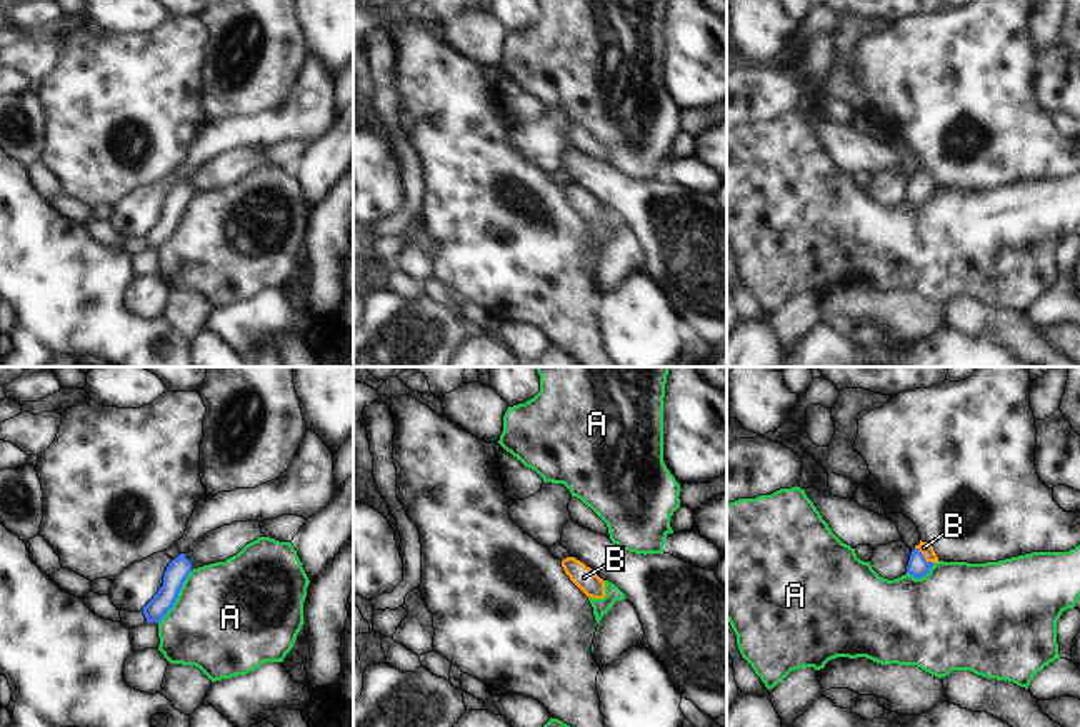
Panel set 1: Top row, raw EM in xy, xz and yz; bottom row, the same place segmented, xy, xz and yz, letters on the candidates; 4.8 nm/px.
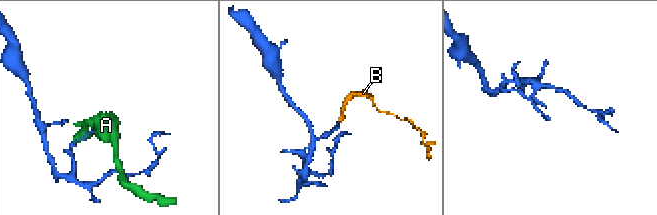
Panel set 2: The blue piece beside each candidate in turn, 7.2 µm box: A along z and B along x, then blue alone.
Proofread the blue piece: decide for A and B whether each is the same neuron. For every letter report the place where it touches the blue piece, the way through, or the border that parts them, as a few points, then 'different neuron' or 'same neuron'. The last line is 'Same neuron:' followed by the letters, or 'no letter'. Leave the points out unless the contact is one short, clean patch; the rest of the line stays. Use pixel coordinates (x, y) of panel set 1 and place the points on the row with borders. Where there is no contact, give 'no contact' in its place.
A: meets blue in xy at (177, 596); border along xy (192, 571), (174, 606), (157, 622); different neuron
B: meets blue in yz at (924, 557); runs through yz (919, 567), (924, 557), (924, 547); same neuron
Same neuron: B

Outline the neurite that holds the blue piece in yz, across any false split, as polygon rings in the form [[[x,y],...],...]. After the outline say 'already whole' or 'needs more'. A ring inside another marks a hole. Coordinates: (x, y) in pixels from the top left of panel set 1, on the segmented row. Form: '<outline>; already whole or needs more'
[[[922,542],[915,545],[912,550],[907,574],[913,575],[915,579],[925,577],[930,569],[938,562],[938,557],[933,550],[933,547],[927,542]]]; needs more

